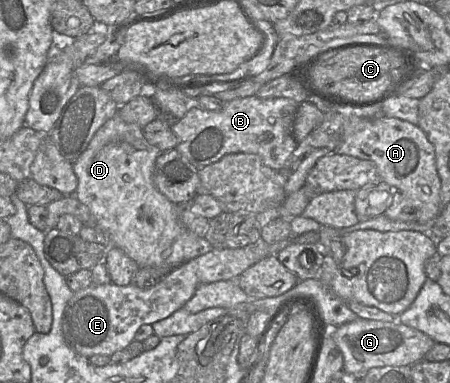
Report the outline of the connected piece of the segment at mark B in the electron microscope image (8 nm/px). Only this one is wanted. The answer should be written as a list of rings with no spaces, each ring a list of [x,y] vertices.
[[[256,95],[225,103],[220,111],[192,106],[171,129],[177,137],[176,149],[198,170],[231,153],[248,153],[260,157],[263,164],[280,171],[297,147],[294,119],[299,103],[290,98],[262,99]]]

